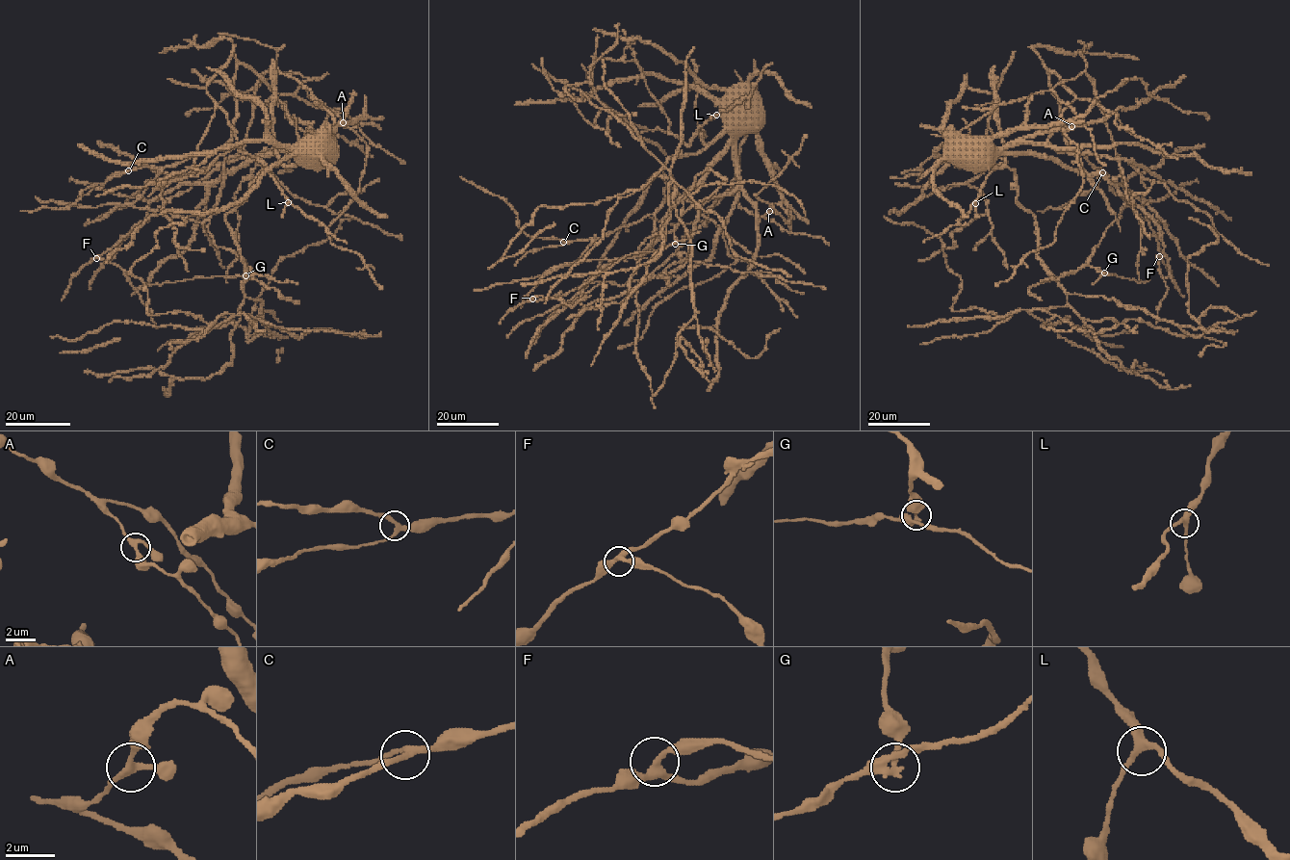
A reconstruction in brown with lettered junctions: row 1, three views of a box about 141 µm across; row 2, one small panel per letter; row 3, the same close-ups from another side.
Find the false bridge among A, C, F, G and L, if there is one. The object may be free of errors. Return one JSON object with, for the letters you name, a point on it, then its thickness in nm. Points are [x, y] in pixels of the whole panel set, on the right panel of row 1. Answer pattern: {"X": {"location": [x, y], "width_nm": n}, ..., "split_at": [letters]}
{"G": {"location": [1104, 273], "width_nm": 240}, "split_at": ["G"]}

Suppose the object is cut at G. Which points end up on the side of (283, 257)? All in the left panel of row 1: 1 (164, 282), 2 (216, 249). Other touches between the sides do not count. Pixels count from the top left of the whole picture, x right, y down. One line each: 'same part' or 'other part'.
1: other part
2: same part

